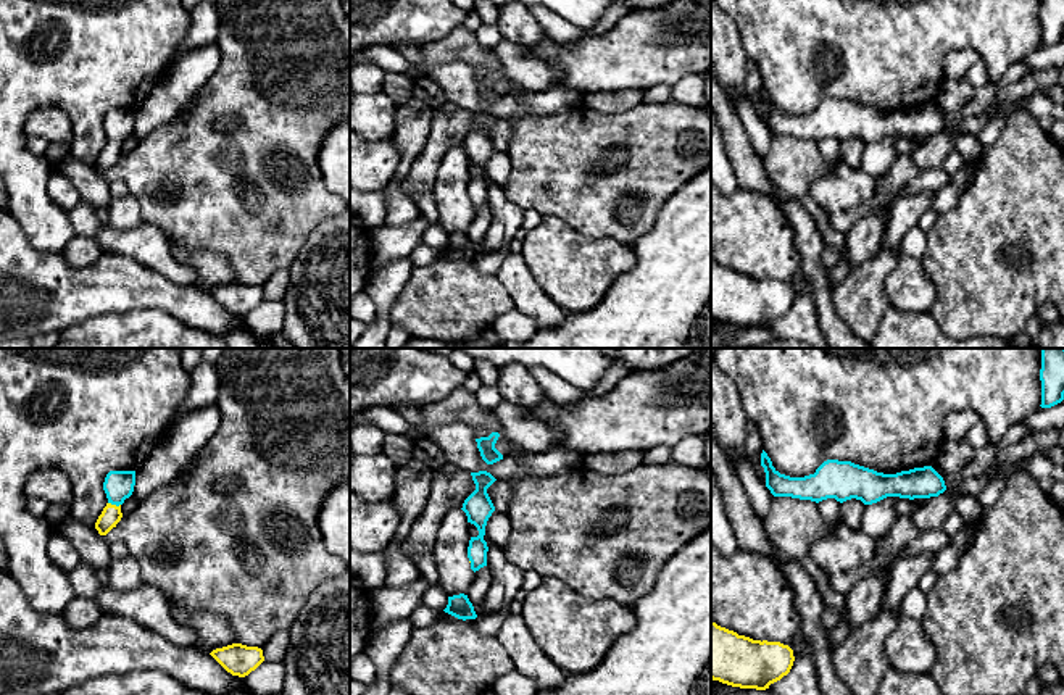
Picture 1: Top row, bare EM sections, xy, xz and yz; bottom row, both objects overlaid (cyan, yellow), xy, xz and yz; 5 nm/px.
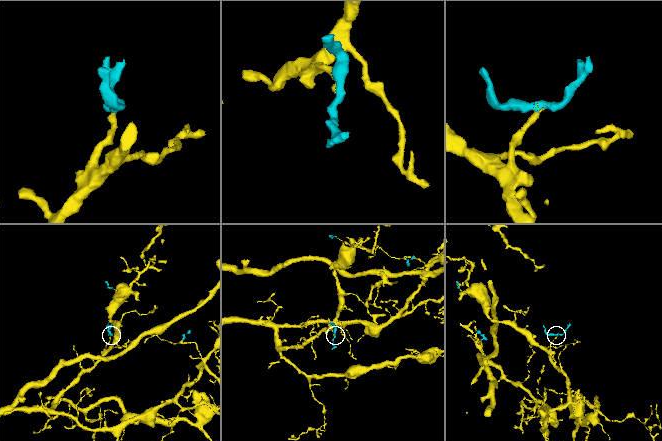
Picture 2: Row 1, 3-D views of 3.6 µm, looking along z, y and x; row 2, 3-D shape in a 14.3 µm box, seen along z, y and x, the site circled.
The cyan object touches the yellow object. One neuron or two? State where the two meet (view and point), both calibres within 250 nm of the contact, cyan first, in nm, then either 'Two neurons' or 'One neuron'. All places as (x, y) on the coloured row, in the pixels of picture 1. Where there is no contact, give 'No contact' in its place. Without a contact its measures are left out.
Touches cyan at xy (115, 503). Thickness 150 nm (cyan) against 100 nm. Two neurons

